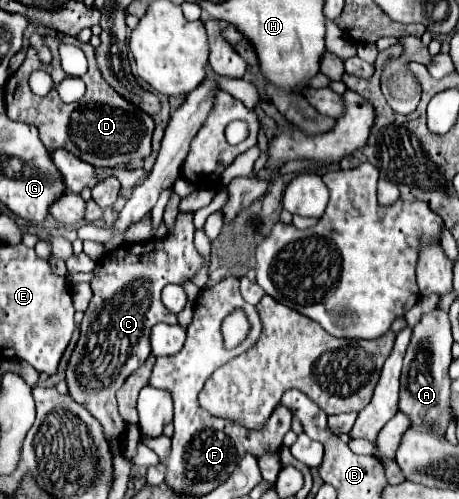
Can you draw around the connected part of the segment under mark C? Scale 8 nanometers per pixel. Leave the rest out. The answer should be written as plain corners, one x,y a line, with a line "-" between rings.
178,213
174,229
164,239
152,239
144,243
124,243
112,253
106,253
94,269
94,279
90,281
94,297
90,301
88,311
84,313
82,325
80,325
80,339
72,353
72,359
66,369
66,383
70,389
70,397
84,405
104,427
104,431
116,431
116,439
124,433
124,423
118,415
116,405
116,391
126,381
128,373
134,373
150,355
148,343
150,343
150,329
160,323
176,323
176,315
168,313
160,301
160,291
168,283
186,283
192,281
192,277
202,269
204,257
194,247
194,215
192,213

